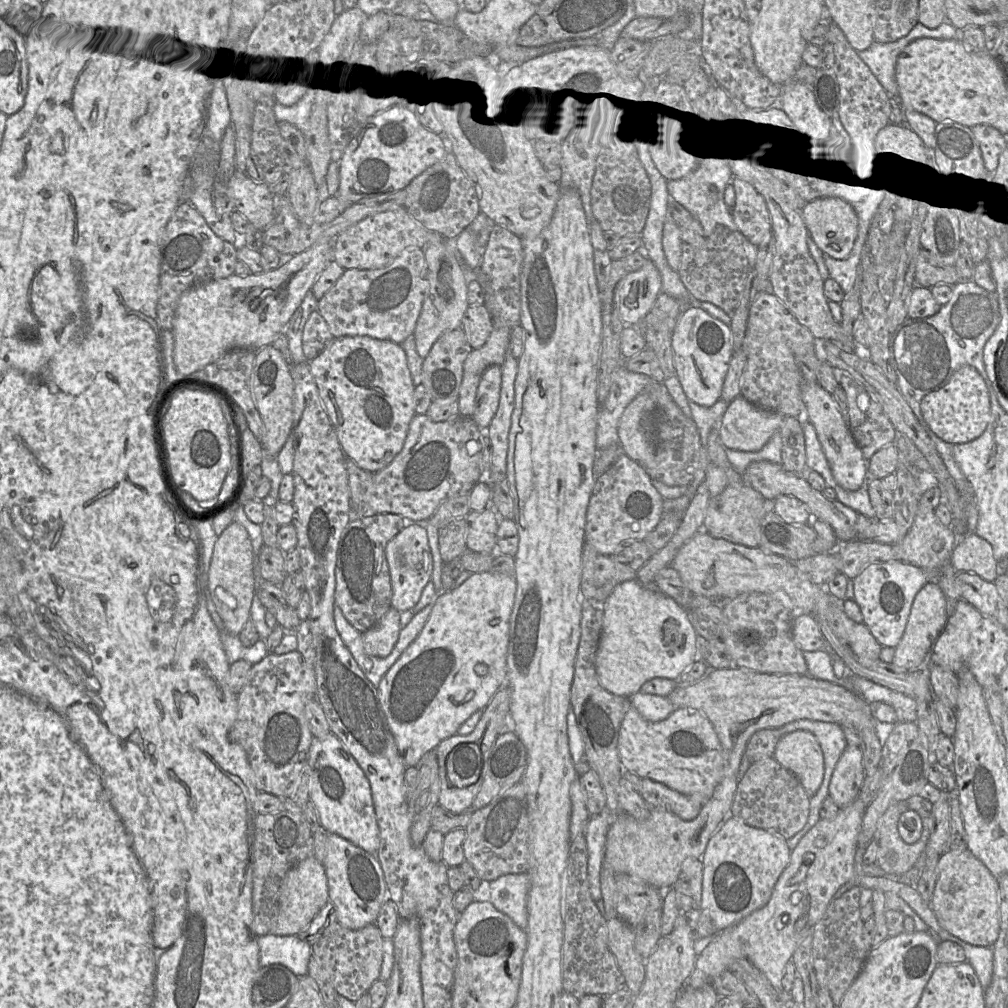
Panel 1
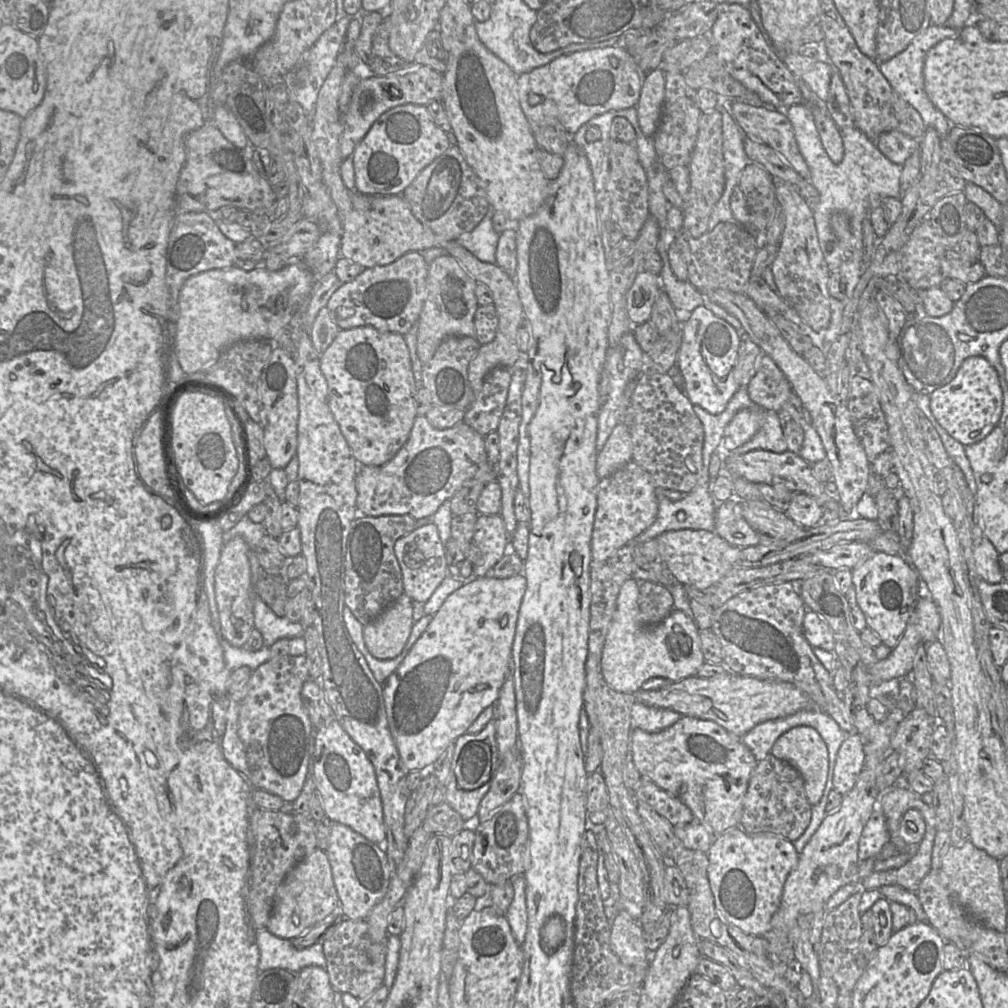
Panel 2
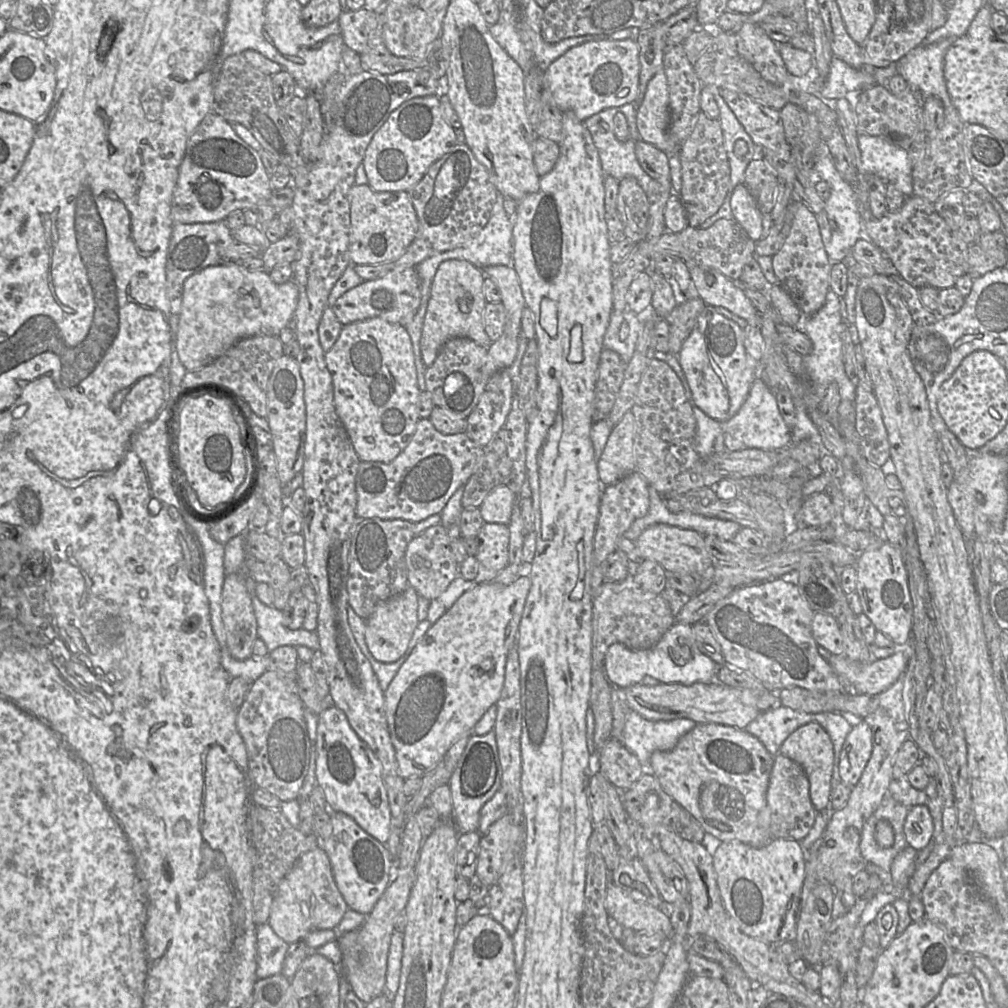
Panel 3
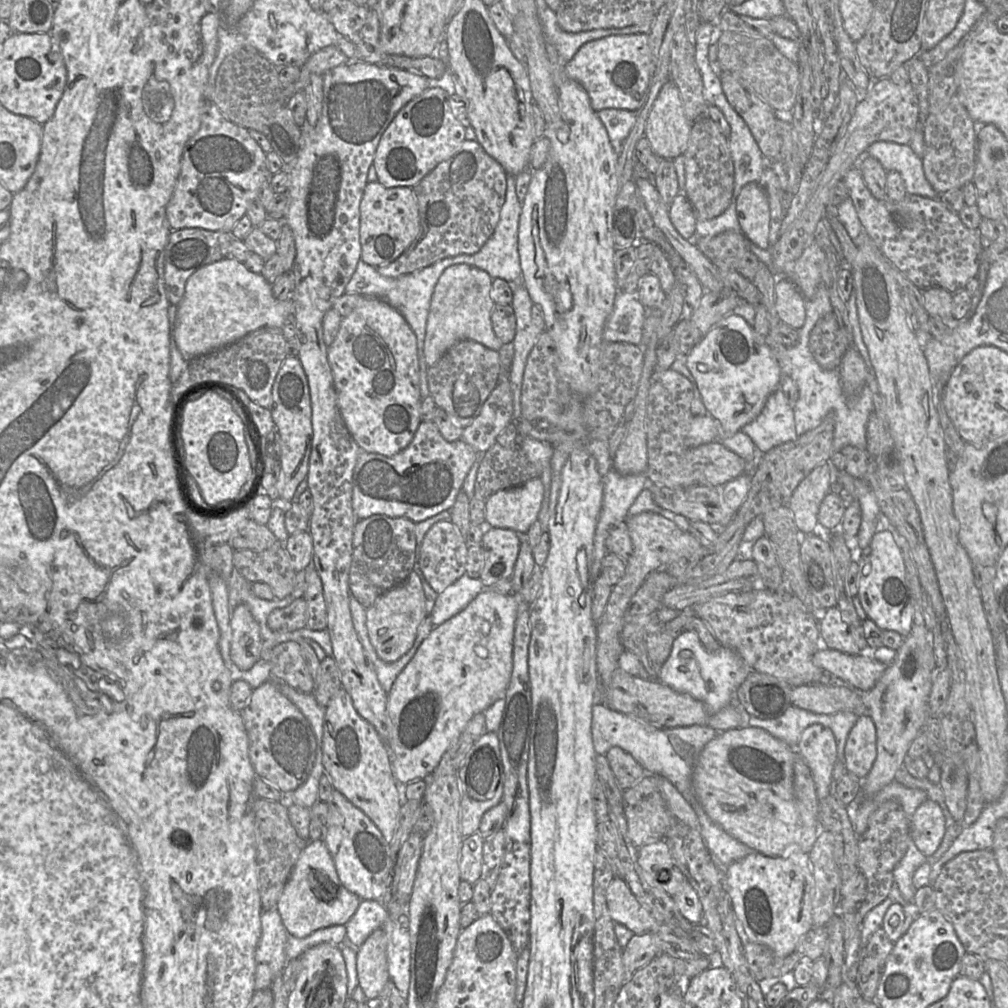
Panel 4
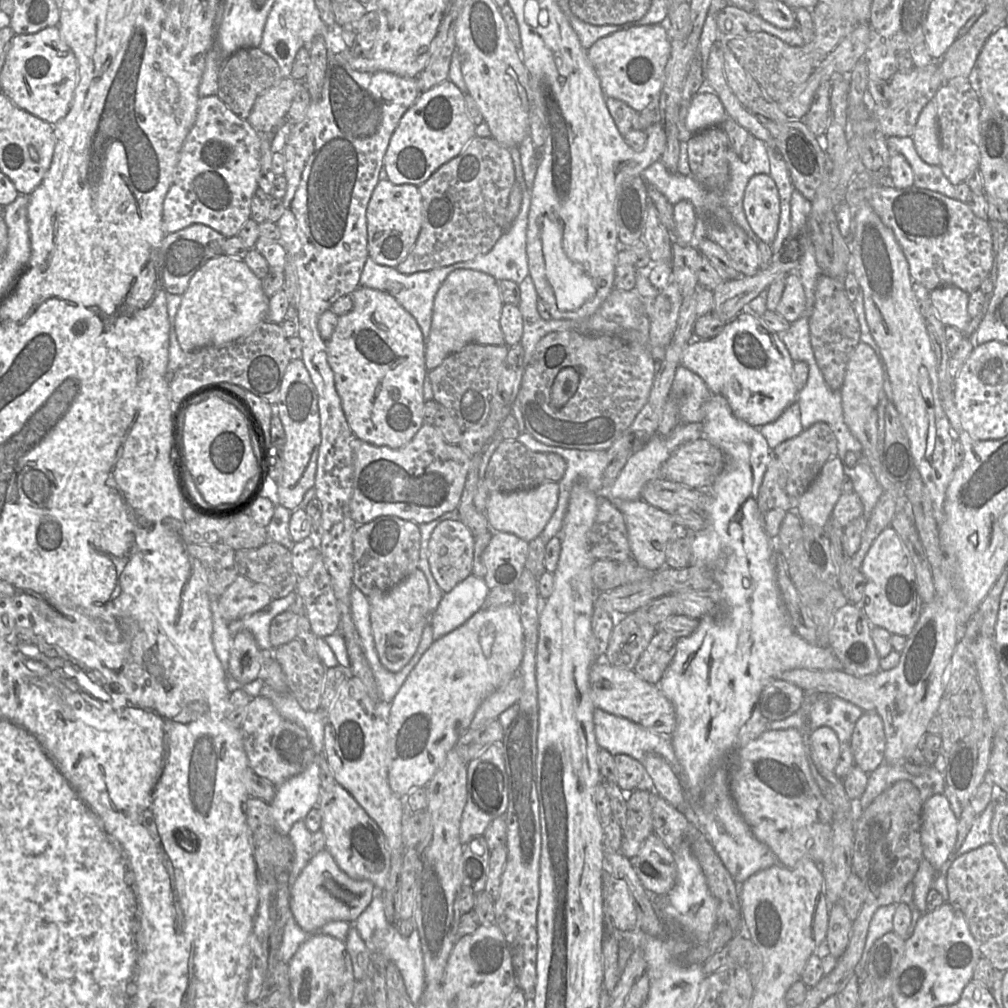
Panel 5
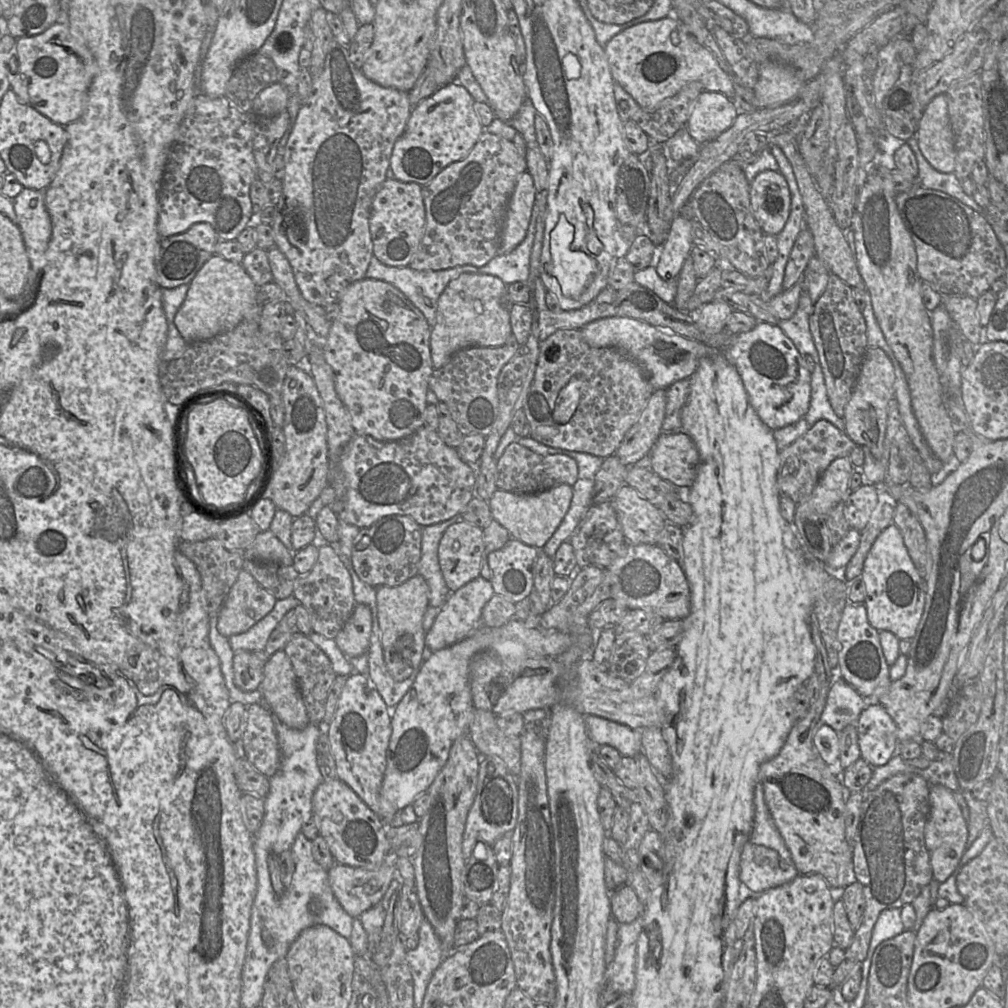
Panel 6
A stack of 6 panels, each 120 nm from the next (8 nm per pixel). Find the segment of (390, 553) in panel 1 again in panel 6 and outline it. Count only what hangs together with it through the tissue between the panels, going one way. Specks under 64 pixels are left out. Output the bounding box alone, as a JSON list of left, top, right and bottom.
[438,520,483,592]

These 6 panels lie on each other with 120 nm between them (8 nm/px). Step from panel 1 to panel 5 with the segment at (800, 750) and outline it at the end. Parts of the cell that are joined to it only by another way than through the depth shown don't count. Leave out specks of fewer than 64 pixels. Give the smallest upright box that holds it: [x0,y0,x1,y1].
[809,727,840,772]

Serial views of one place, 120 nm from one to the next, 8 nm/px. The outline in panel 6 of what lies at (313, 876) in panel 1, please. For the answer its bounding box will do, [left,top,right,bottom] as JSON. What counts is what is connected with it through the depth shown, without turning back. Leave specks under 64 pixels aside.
[328,857,398,918]

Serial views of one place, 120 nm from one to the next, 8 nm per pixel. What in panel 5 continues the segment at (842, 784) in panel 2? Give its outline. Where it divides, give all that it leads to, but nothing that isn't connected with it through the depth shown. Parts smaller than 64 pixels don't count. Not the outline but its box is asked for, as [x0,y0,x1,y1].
[850,712,886,774]

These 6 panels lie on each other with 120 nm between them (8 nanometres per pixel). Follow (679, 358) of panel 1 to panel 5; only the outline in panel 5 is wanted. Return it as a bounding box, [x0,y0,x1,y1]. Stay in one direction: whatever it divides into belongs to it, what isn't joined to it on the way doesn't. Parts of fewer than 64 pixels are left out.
[680,312,799,427]

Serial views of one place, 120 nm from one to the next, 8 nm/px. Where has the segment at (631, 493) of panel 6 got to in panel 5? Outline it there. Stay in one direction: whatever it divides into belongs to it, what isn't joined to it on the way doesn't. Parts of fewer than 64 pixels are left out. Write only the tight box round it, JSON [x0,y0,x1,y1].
[616,499,676,572]

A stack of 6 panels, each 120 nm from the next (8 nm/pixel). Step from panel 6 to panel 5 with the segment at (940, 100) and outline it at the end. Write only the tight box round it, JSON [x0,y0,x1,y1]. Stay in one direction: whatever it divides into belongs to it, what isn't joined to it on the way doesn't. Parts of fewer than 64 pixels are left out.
[912,98,940,166]

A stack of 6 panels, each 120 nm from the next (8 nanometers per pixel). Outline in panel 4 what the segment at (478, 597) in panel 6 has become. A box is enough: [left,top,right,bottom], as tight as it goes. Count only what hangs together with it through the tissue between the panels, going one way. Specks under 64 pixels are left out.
[430,575,486,626]

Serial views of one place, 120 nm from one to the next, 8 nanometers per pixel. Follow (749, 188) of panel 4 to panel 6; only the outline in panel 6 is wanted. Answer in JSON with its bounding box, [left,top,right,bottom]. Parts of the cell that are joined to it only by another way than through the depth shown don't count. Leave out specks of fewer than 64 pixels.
[750,171,791,236]

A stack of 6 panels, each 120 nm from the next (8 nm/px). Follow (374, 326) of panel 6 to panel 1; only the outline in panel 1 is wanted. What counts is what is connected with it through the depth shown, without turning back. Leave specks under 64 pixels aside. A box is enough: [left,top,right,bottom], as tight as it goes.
[308,336,414,473]

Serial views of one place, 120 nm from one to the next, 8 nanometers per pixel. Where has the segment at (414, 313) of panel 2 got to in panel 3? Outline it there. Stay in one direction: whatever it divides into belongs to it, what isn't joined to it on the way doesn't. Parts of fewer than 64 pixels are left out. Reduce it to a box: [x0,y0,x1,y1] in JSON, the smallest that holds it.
[332,267,421,326]

